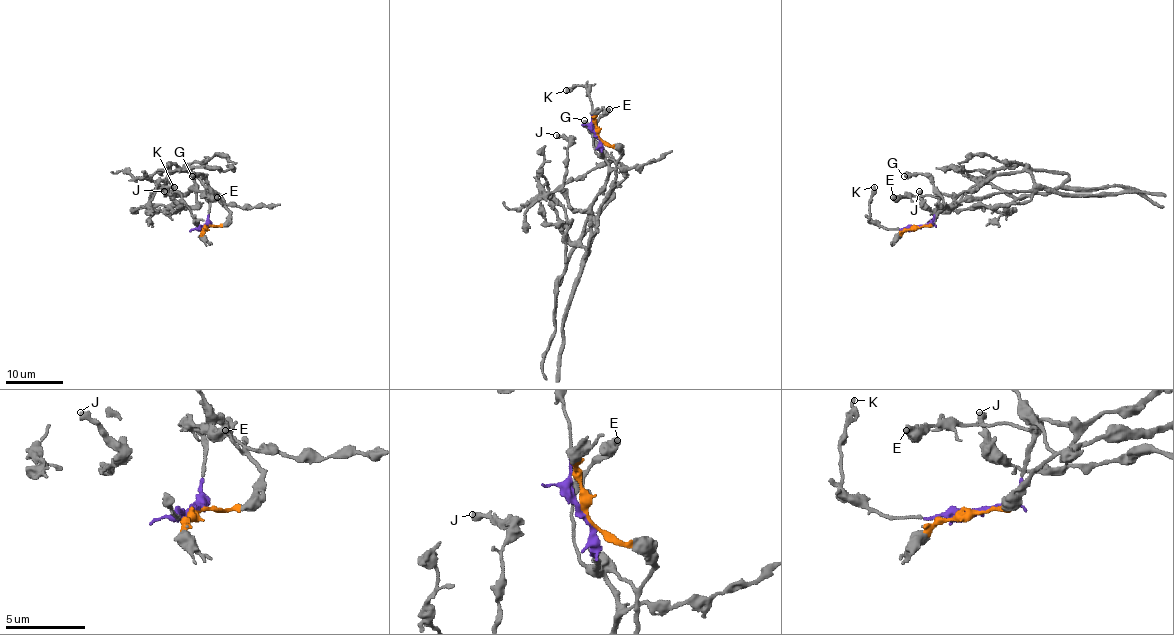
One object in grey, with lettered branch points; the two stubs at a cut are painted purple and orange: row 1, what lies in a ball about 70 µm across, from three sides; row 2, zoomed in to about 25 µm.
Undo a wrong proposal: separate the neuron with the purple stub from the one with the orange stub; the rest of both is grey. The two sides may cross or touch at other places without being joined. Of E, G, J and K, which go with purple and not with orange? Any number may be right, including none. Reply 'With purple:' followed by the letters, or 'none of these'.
With purple: E, K

